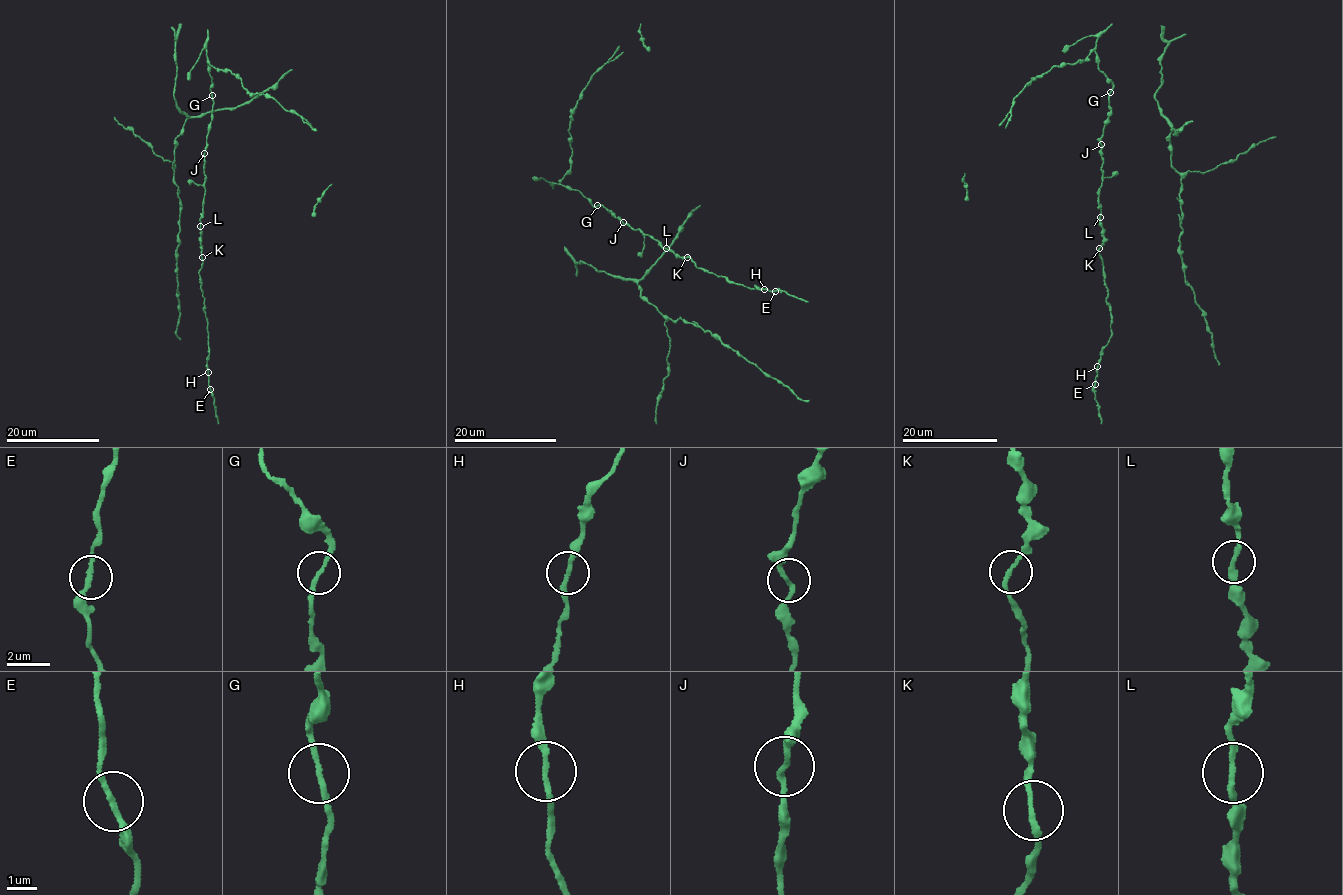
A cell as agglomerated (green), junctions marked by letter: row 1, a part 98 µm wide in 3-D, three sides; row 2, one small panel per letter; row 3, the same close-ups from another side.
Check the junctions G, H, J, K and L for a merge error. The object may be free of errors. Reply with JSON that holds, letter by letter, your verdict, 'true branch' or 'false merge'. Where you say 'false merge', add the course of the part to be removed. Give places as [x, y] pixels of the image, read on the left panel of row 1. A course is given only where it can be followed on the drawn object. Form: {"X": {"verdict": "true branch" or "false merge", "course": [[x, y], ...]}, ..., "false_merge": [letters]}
{"G": {"verdict": "true branch"}, "H": {"verdict": "true branch"}, "J": {"verdict": "true branch"}, "K": {"verdict": "true branch"}, "L": {"verdict": "true branch"}, "false_merge": []}

